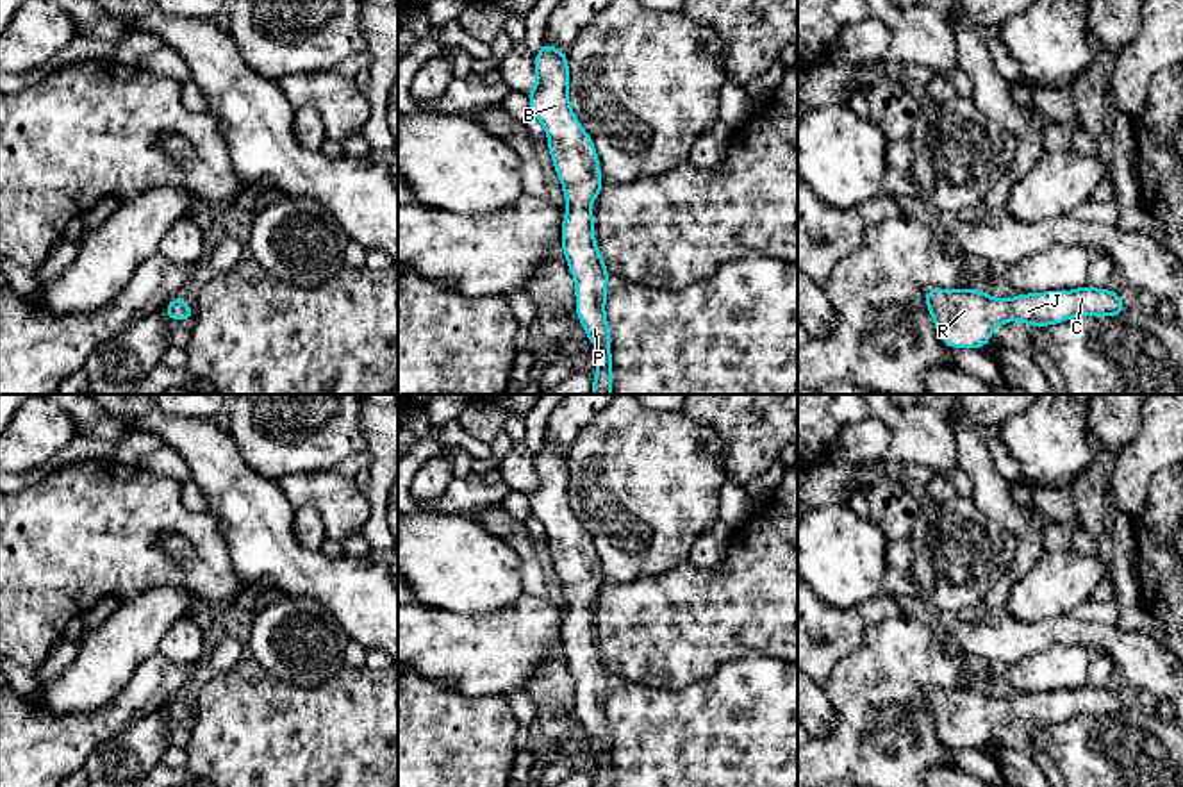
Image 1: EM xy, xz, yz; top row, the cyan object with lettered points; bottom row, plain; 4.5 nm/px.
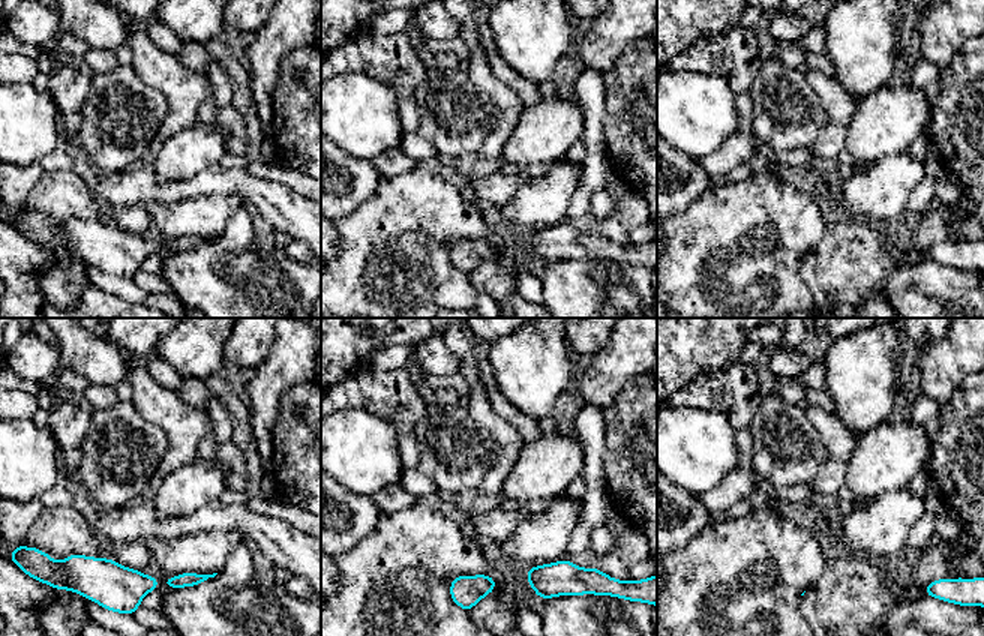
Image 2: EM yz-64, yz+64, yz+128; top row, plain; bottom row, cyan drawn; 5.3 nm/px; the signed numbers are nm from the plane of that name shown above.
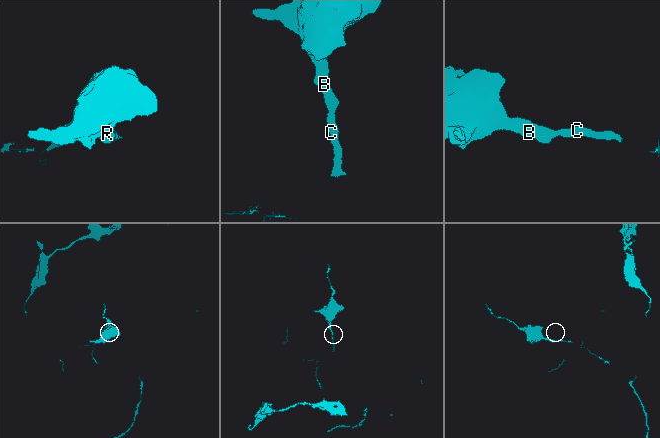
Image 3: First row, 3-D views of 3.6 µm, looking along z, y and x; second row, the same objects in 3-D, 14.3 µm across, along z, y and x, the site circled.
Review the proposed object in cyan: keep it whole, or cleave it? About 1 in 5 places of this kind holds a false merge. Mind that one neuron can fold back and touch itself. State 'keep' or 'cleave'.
keep

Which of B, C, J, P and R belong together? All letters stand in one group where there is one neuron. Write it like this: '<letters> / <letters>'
B C J P R

